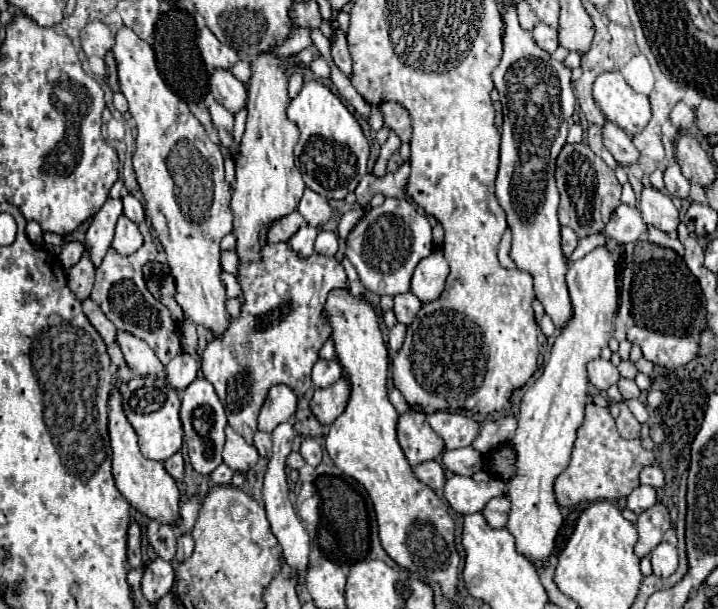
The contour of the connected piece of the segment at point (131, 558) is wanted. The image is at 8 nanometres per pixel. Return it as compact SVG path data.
M132 523L128 529L128 563L132 569L144 567L142 561L142 549L140 549L140 527L138 523Z

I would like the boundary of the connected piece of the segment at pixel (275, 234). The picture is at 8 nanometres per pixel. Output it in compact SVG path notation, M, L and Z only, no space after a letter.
M292 211L290 215L274 221L268 229L268 243L280 243L280 241L288 241L302 225L306 225L304 217L298 211Z

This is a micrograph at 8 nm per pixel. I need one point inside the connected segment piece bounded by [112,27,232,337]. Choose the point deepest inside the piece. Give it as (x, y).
(190, 212)

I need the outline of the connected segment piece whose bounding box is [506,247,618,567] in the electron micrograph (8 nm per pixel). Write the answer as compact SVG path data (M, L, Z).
M596 247L586 257L570 263L566 273L574 315L556 337L550 359L542 377L528 387L518 411L518 429L510 439L516 451L514 475L506 479L508 499L512 503L506 529L516 539L516 551L534 565L546 565L554 551L558 529L562 525L560 509L554 495L554 481L566 469L576 439L576 431L584 421L584 405L588 395L588 361L596 359L612 337L614 317L618 309L616 261L606 247Z

